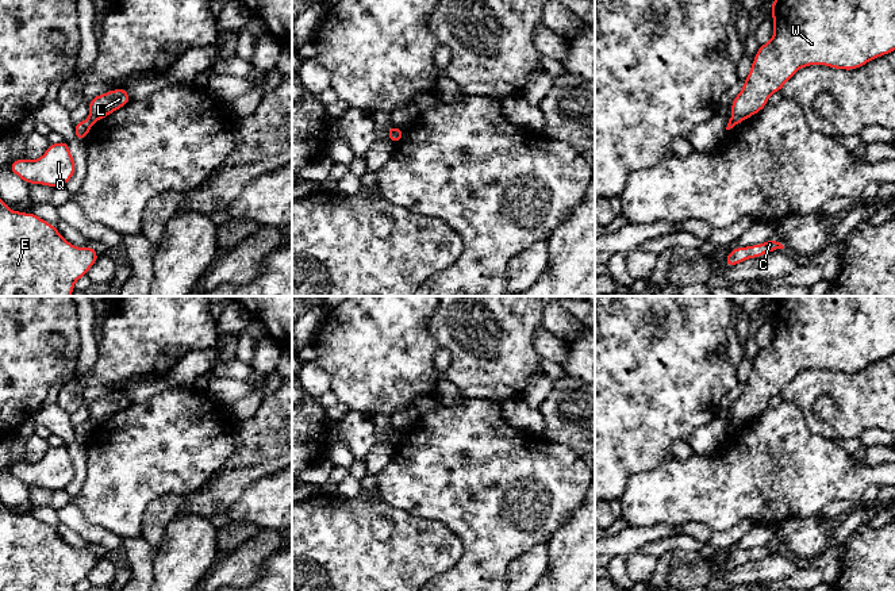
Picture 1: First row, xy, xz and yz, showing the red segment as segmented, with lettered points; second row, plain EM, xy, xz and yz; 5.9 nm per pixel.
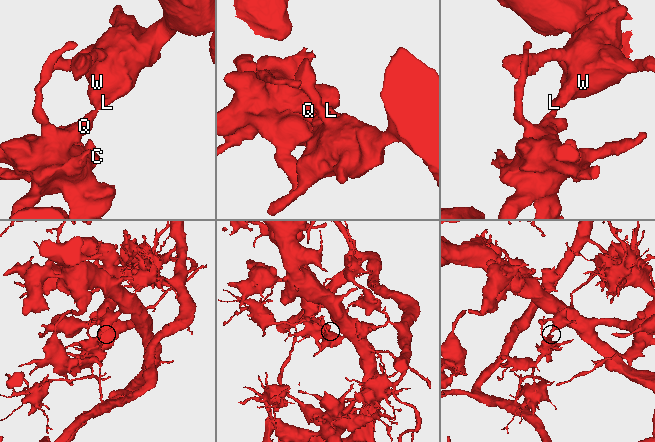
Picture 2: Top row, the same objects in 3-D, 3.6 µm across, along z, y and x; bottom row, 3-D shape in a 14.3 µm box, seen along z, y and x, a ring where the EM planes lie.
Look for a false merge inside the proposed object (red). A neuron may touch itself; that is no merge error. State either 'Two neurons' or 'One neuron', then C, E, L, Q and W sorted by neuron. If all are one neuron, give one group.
Two neurons. Groups: C E Q / L W

